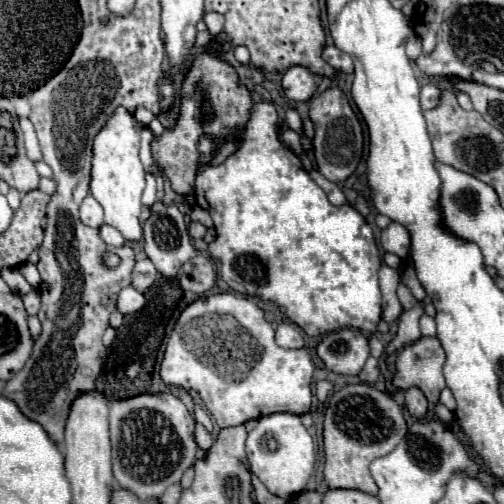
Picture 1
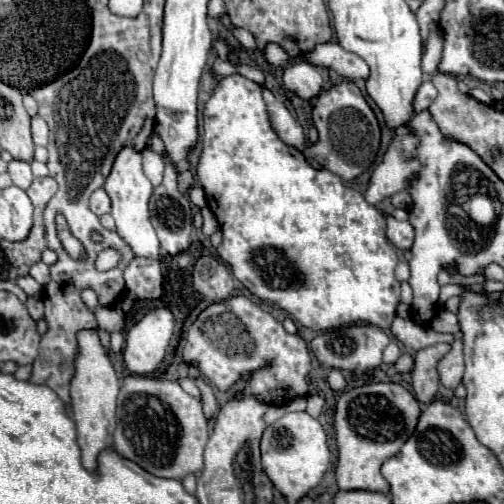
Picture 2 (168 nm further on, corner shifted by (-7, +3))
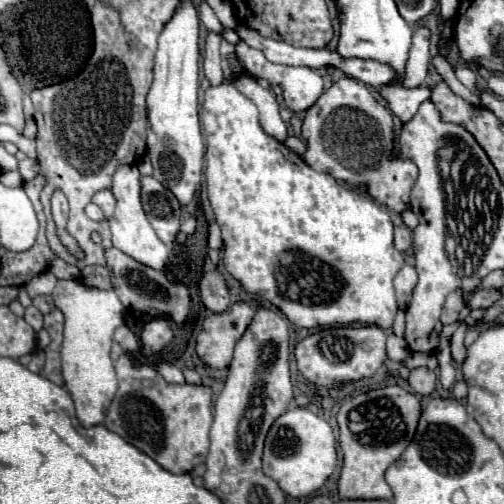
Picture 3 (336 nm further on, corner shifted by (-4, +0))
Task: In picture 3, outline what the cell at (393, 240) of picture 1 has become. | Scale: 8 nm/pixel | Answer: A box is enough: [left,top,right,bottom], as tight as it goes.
[394,226,412,252]

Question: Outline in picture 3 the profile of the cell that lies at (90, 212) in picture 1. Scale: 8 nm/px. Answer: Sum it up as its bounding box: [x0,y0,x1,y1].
[92,190,116,218]

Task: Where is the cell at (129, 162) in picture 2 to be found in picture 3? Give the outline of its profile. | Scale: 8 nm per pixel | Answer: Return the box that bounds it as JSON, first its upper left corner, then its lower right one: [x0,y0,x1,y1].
[110,166,170,270]

